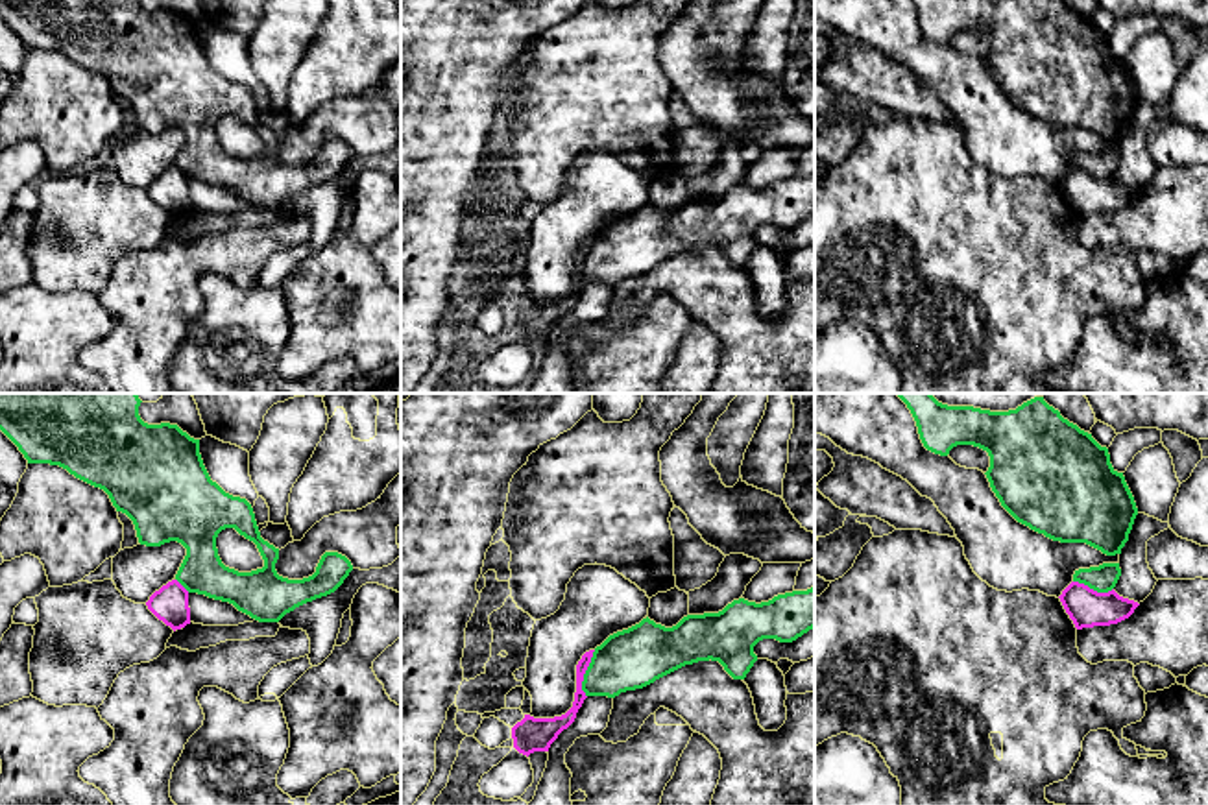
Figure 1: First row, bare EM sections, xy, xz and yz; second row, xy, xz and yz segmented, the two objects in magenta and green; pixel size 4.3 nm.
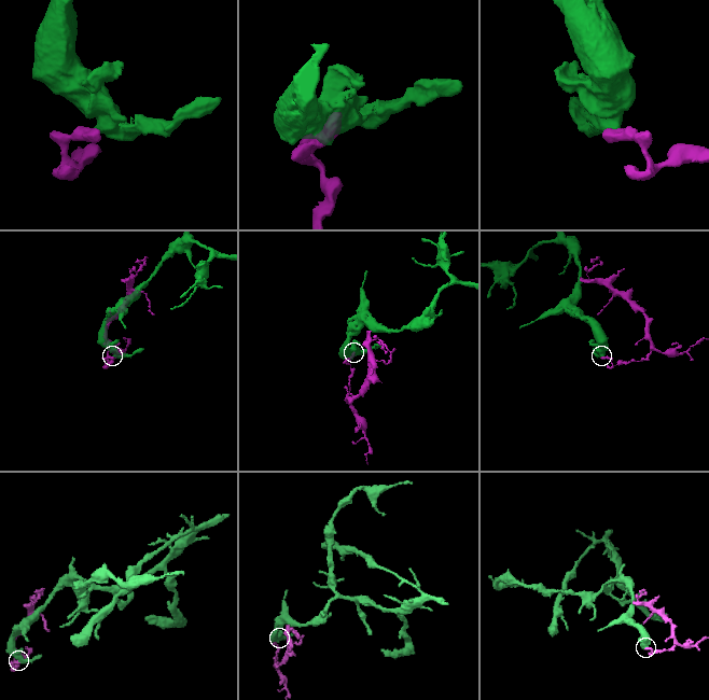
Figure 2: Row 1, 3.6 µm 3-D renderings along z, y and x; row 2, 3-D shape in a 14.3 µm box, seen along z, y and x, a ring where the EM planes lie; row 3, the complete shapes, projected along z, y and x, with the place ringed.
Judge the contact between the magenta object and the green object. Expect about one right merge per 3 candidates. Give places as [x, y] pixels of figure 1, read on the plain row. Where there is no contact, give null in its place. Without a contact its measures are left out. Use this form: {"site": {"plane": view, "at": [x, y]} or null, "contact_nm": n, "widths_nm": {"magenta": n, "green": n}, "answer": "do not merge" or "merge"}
{"site": {"plane": "xz", "at": [584, 259]}, "contact_nm": 220, "widths_nm": {"magenta": 70, "green": 260}, "answer": "do not merge"}

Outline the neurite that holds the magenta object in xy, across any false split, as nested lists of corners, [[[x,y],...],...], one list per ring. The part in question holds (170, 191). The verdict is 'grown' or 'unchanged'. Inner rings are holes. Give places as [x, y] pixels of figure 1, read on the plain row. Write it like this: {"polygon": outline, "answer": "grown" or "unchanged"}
{"polygon": [[[177,166],[155,177],[146,192],[174,218],[190,210],[188,177]]], "answer": "unchanged"}

